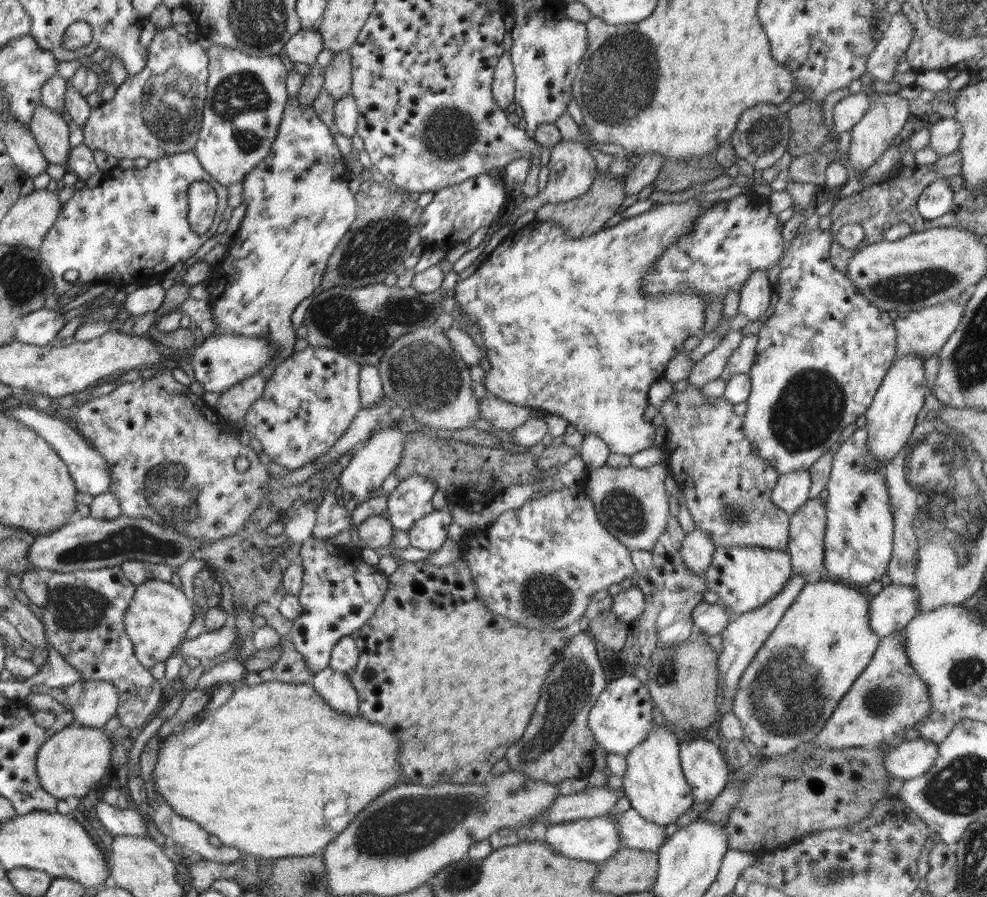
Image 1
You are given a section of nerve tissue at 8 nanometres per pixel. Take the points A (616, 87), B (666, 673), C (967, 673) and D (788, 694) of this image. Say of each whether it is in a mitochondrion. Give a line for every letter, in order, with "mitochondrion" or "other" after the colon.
A: mitochondrion
B: mitochondrion
C: mitochondrion
D: mitochondrion

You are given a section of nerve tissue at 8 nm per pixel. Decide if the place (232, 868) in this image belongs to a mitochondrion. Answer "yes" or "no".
no

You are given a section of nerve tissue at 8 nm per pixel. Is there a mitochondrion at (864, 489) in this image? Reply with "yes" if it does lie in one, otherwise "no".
no

